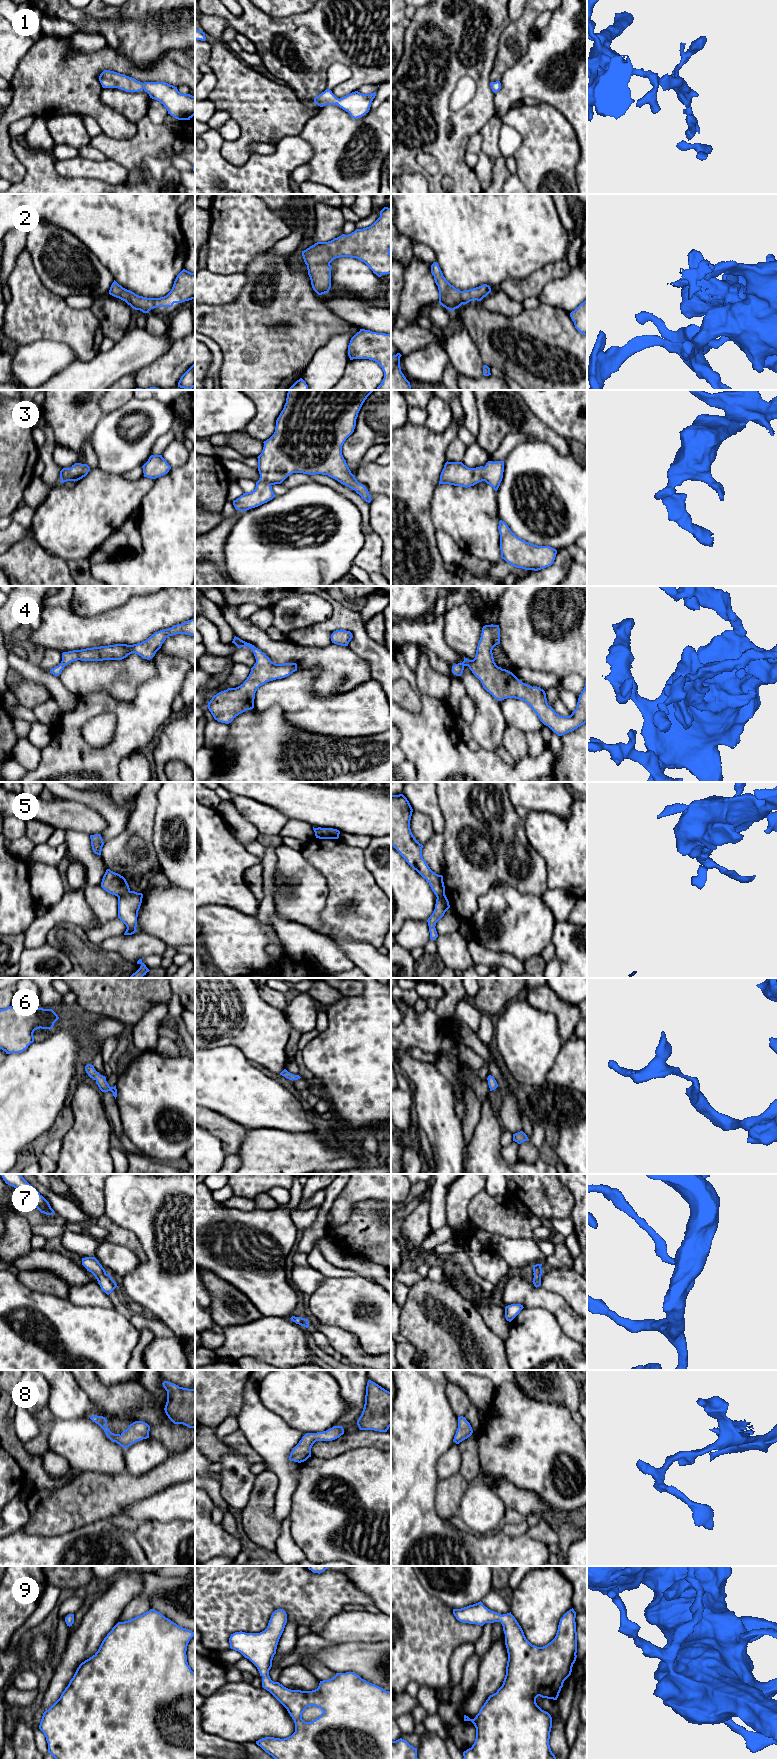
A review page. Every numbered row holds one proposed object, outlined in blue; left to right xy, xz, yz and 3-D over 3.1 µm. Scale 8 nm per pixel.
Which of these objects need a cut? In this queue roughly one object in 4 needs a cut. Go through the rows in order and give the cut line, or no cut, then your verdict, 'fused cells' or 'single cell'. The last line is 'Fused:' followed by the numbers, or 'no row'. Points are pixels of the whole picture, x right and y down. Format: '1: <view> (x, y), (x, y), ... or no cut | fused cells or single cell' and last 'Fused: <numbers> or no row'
1: no cut | single cell
2: no cut | single cell
3: no cut | single cell
4: no cut | single cell
5: xy (130, 891), (118, 898) | fused cells
6: no cut | single cell
7: no cut | single cell
8: no cut | single cell
9: no cut | single cell
Fused: 5

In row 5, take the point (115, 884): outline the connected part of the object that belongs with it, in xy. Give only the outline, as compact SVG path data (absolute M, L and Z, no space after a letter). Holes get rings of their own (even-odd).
M110 869L106 870L101 882L101 887L108 893L117 896L118 898L128 895L130 892L126 879Z

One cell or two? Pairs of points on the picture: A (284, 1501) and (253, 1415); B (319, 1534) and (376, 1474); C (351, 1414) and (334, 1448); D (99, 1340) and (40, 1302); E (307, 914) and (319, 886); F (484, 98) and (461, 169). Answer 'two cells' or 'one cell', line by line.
A: one cell
B: one cell
C: two cells
D: one cell
E: one cell
F: one cell

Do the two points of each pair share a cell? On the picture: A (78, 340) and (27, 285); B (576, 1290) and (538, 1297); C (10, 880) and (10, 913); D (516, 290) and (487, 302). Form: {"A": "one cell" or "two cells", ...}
{"A": "one cell", "B": "two cells", "C": "one cell", "D": "two cells"}

